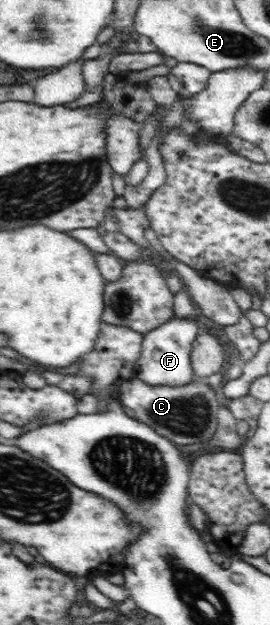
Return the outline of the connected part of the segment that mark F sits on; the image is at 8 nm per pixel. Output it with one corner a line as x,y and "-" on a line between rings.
174,317
169,322
159,325
144,335
141,358
135,368
140,380
150,386
183,386
196,378
193,373
191,351
193,342
199,336
199,322
191,318

